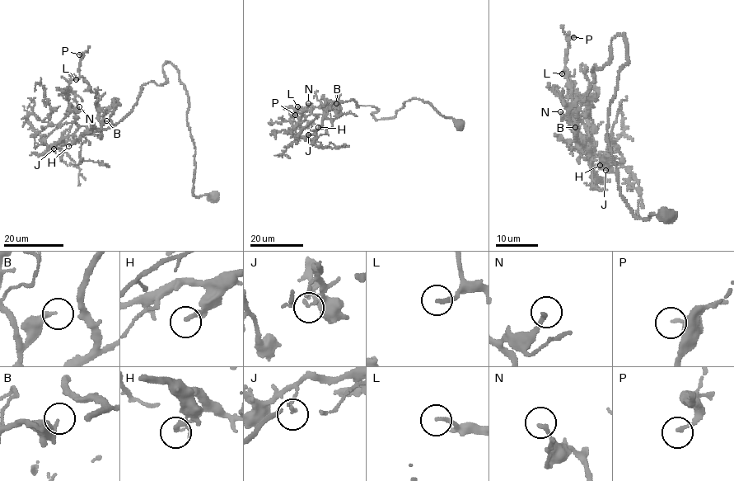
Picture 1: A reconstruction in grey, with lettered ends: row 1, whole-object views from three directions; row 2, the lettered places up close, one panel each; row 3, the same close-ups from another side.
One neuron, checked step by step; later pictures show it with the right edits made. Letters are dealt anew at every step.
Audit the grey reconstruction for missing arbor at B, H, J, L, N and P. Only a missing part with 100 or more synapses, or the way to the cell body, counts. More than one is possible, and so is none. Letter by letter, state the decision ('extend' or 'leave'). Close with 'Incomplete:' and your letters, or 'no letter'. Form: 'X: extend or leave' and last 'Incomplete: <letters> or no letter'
B: leave
H: leave
J: leave
L: extend
N: leave
P: leave
Incomplete: L

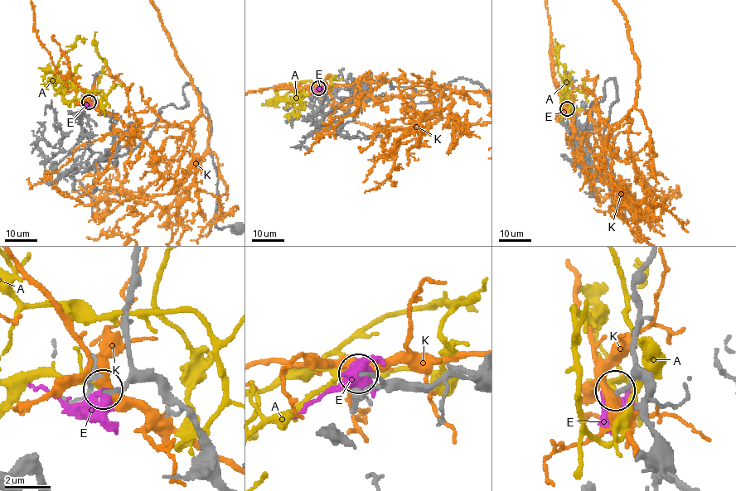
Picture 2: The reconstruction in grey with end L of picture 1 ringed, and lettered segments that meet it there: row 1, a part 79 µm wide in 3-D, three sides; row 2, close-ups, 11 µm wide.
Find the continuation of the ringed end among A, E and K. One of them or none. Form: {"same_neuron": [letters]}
{"same_neuron": ["A"]}

